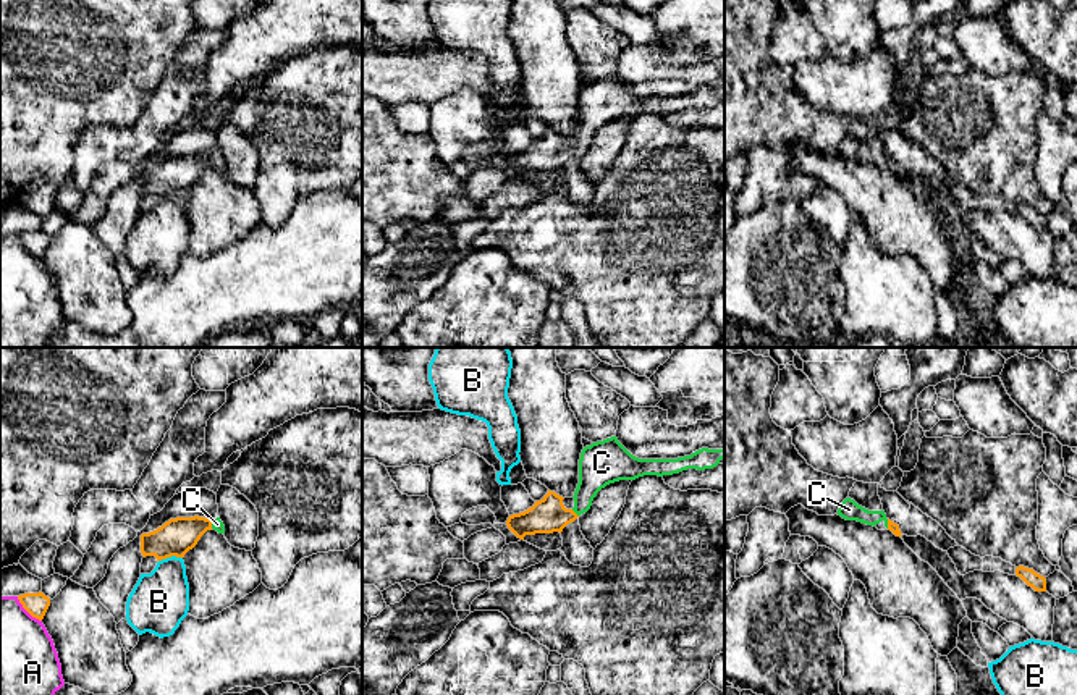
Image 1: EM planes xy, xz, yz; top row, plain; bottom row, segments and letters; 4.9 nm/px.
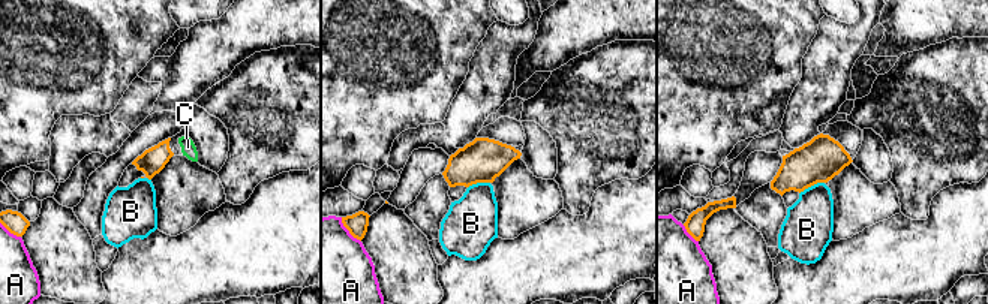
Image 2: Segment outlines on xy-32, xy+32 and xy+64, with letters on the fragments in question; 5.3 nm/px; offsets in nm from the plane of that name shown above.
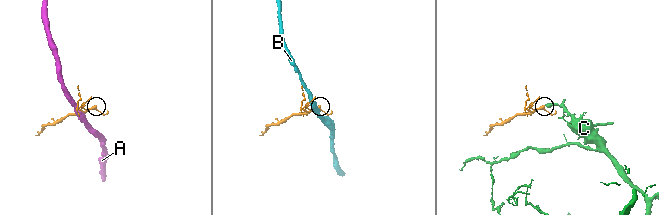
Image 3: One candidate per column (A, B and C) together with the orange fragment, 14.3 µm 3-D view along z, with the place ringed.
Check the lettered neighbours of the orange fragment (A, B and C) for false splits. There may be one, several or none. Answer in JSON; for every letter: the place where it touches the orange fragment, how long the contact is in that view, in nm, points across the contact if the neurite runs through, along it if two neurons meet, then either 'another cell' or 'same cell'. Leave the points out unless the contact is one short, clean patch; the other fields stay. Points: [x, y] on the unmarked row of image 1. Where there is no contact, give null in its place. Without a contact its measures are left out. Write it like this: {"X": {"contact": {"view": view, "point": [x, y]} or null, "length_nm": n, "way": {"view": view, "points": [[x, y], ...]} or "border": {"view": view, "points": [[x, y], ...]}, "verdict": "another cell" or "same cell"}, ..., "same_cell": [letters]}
{"A": {"contact": {"view": "xy", "point": [28, 249]}, "length_nm": 180, "verdict": "another cell"}, "B": {"contact": {"view": "xy", "point": [170, 194]}, "length_nm": 120, "border": {"view": "xy", "points": [[181, 194], [167, 194], [159, 199]]}, "verdict": "another cell"}, "C": {"contact": {"view": "xz", "point": [574, 151]}, "length_nm": 50, "way": {"view": "xz", "points": [[549, 152], [574, 151], [581, 144], [597, 107]]}, "verdict": "same cell"}, "same_cell": ["C"]}

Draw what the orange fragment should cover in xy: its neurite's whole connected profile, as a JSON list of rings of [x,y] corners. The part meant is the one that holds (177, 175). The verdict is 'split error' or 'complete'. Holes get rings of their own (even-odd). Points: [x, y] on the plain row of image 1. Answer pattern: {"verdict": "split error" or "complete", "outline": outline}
{"verdict": "split error", "outline": [[[176,155],[165,160],[154,170],[141,173],[142,194],[155,194],[157,199],[184,192],[192,187],[207,168],[225,171],[225,163],[217,157],[205,155]]]}

